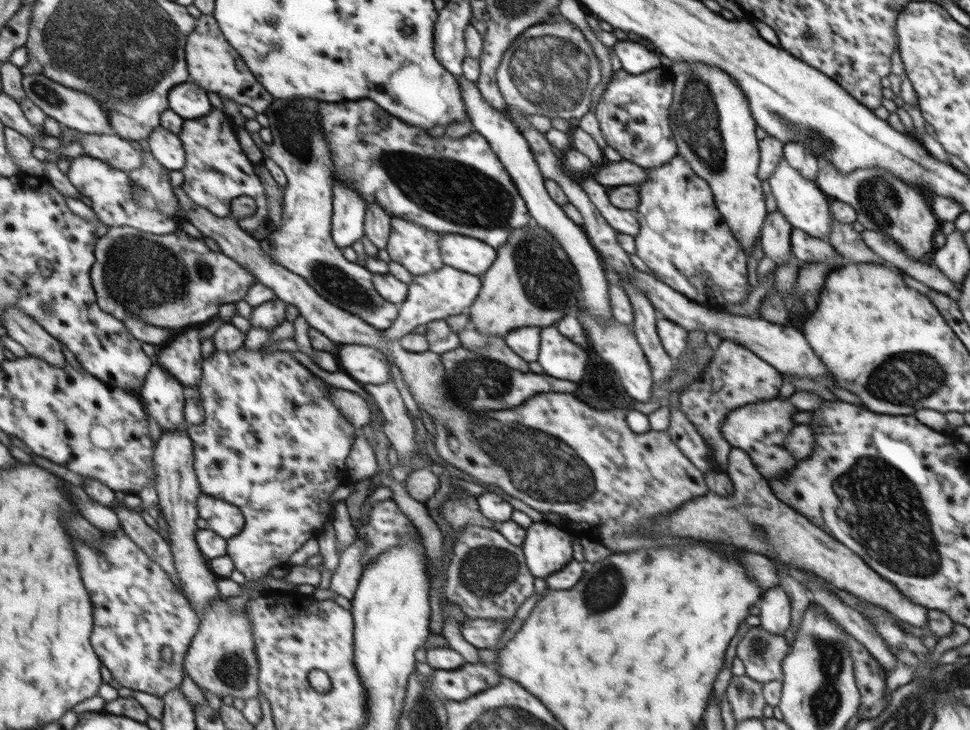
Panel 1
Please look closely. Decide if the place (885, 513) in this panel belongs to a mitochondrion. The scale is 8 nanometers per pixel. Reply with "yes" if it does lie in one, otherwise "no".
yes

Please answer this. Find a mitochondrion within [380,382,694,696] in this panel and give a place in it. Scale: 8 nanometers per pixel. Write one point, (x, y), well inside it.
(487, 571)

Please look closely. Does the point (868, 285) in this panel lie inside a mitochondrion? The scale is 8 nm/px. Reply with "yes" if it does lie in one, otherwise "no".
no

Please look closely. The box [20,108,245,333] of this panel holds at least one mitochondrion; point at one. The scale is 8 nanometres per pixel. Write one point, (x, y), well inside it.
(135, 269)

